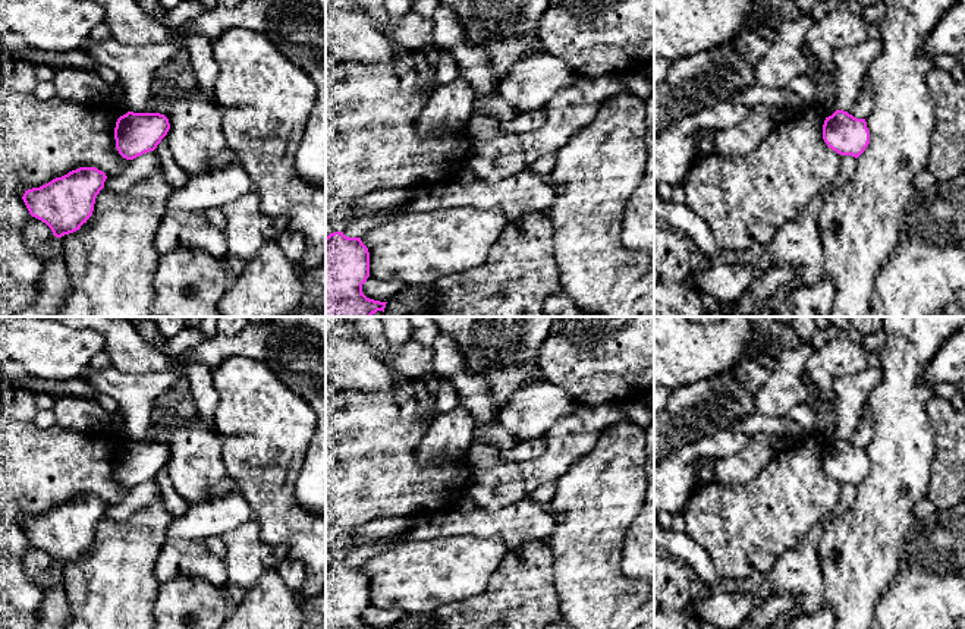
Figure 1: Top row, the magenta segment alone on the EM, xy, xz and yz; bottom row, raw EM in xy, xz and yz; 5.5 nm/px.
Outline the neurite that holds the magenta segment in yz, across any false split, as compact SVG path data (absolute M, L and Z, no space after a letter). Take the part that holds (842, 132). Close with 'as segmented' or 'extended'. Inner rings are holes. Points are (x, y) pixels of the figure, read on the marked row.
M836 110L824 120L823 139L837 154L858 158L870 144L870 130L865 119Z; as segmented

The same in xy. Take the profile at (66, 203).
M79 167L25 191L22 199L32 217L45 223L56 238L62 238L79 230L92 216L106 179L106 173L95 167Z; as segmented

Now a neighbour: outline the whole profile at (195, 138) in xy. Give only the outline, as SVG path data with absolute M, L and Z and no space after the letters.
M198 88L195 92L176 92L164 89L166 94L173 94L175 101L169 107L166 117L170 129L167 132L169 151L176 164L188 174L202 174L211 167L211 161L227 147L223 133L223 110L217 104L216 97Z

